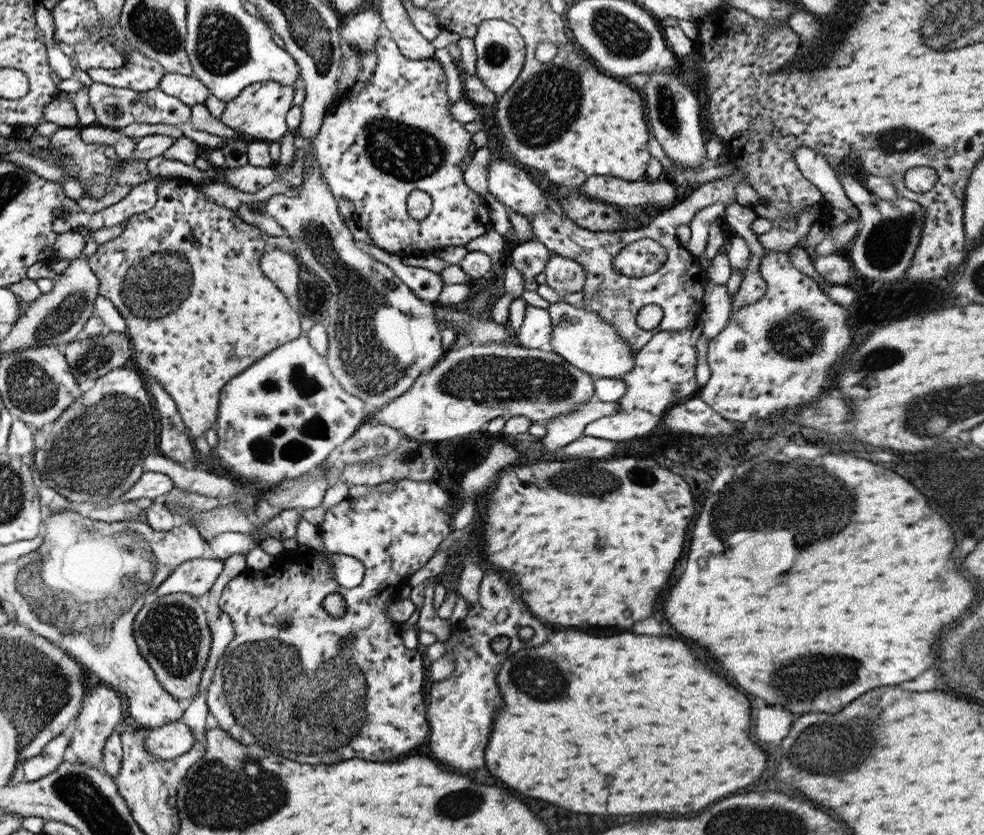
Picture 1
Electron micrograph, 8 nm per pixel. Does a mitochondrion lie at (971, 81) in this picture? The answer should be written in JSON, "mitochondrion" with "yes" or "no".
{"mitochondrion":"no"}

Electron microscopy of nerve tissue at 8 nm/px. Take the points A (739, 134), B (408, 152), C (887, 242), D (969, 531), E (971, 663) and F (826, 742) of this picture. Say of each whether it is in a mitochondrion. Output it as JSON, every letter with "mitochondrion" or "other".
{"A":"other","B":"mitochondrion","C":"mitochondrion","D":"other","E":"mitochondrion","F":"mitochondrion"}

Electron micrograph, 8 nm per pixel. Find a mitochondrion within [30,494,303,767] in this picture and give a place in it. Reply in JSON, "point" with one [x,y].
{"point":[171,632]}

